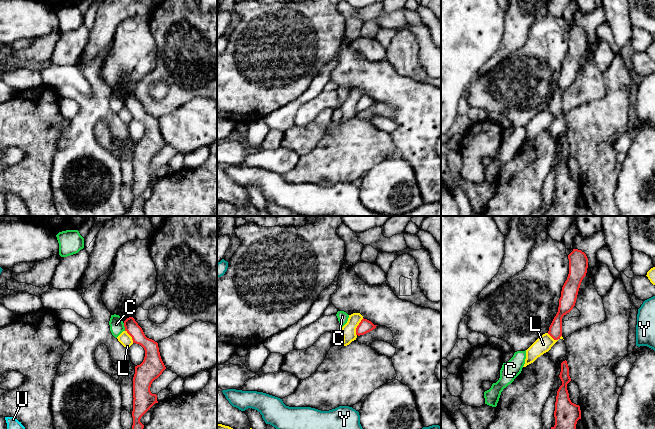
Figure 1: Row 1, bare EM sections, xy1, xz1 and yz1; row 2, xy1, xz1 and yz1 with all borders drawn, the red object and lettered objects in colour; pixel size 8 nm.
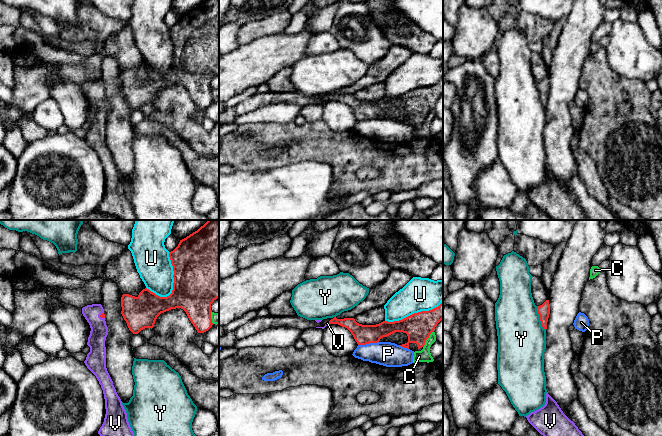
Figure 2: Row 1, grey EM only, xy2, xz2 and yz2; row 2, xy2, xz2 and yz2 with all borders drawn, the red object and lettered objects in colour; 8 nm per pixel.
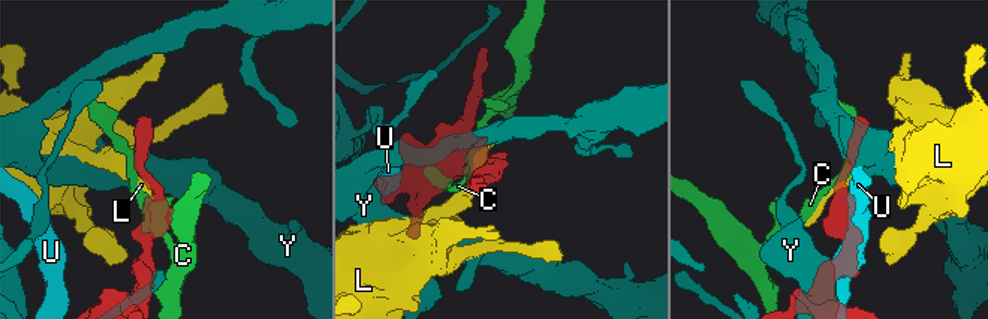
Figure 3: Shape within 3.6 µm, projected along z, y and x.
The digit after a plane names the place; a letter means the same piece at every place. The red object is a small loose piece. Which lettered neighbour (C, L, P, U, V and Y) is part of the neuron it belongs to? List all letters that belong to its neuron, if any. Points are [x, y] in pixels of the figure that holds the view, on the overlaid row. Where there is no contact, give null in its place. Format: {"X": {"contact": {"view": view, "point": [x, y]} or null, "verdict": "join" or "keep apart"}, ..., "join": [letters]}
{"C": {"contact": {"view": "xy1", "point": [124, 326]}, "verdict": "keep apart"}, "L": {"contact": {"view": "xz1", "point": [357, 327]}, "verdict": "keep apart"}, "P": {"contact": {"view": "xz2", "point": [368, 343]}, "verdict": "keep apart"}, "U": {"contact": {"view": "xy2", "point": [173, 277]}, "verdict": "keep apart"}, "V": {"contact": {"view": "xy2", "point": [100, 315]}, "verdict": "join"}, "Y": {"contact": {"view": "yz2", "point": [540, 318]}, "verdict": "keep apart"}, "join": ["V"]}

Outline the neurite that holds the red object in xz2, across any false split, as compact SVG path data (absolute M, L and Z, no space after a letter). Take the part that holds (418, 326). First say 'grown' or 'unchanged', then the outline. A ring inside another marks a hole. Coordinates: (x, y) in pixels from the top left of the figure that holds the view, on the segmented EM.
grown; M443 301L432 310L414 313L399 321L362 325L357 323L354 318L337 319L334 317L329 321L329 324L338 324L347 328L358 345L378 343L383 337L395 332L403 332L407 334L408 342L400 346L415 352L424 347L426 340L442 319Z

